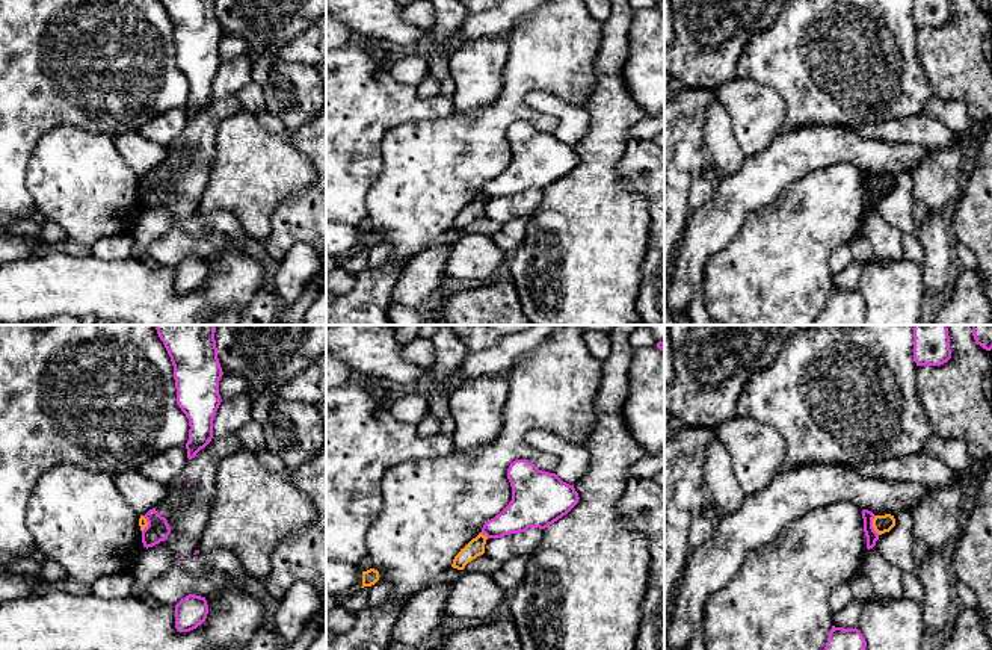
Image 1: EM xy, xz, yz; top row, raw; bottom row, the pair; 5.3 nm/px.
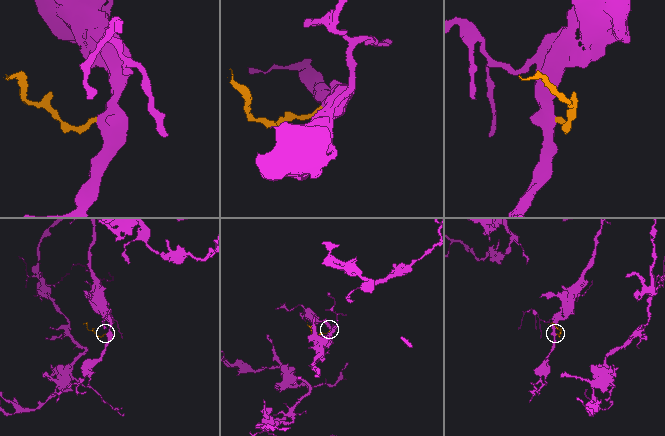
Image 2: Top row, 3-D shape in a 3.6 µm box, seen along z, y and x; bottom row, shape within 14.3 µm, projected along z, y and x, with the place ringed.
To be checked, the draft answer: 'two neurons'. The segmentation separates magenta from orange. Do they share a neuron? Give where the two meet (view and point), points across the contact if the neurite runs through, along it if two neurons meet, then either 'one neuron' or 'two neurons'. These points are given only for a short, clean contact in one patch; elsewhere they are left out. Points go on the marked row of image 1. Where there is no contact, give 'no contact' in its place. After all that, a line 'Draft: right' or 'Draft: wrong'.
yz (871, 525) | along yz (874, 516), (873, 526), (879, 534) | two neurons
Draft: right

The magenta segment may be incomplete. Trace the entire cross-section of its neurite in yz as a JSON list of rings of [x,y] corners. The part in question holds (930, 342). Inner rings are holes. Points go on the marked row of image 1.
[[[913,325],[913,360],[917,366],[941,366],[950,358],[947,325]]]

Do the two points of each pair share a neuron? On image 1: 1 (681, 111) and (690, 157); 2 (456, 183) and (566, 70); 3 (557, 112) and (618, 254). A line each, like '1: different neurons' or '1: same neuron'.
1: same neuron
2: same neuron
3: different neurons

